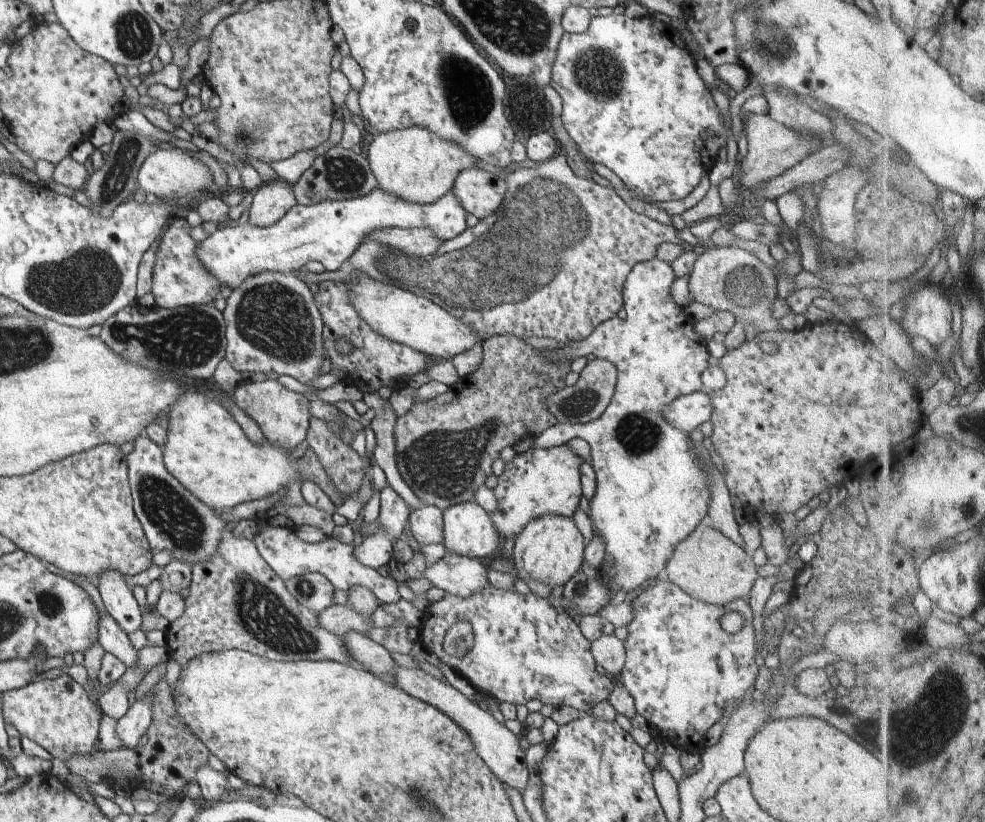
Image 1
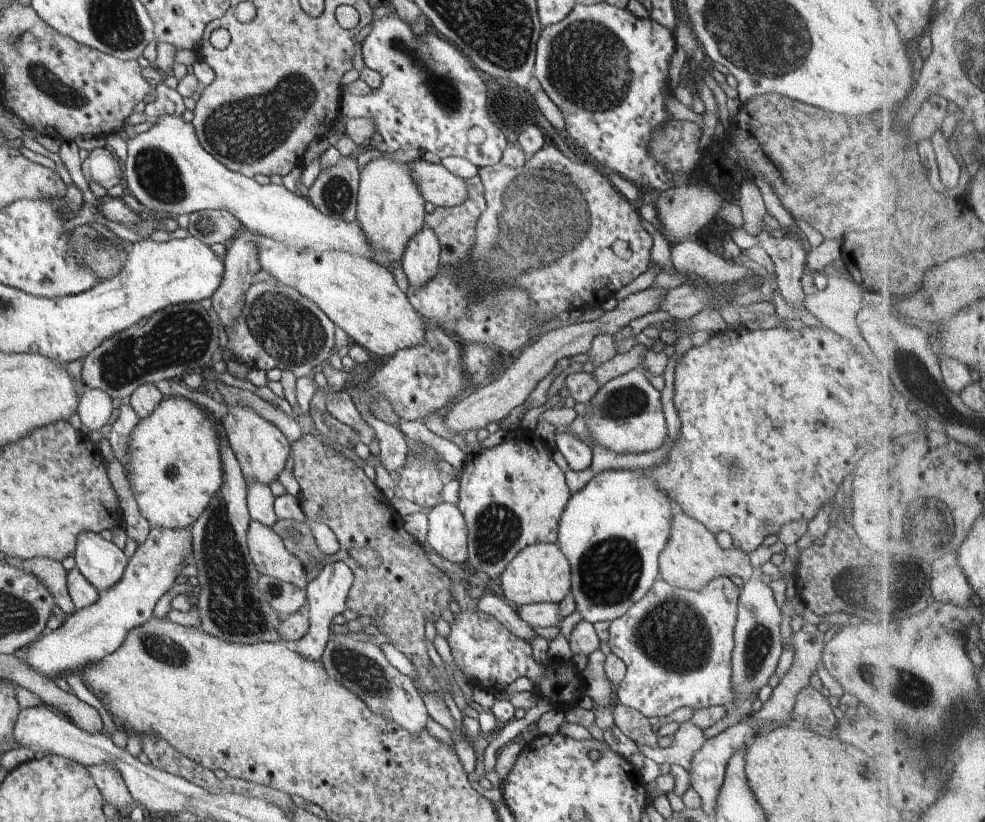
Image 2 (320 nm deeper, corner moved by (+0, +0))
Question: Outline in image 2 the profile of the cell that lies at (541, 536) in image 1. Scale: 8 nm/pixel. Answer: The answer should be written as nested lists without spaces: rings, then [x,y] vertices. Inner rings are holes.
[[[534,543],[521,550],[508,563],[497,581],[501,584],[506,599],[515,605],[558,605],[571,592],[571,566],[556,543]]]

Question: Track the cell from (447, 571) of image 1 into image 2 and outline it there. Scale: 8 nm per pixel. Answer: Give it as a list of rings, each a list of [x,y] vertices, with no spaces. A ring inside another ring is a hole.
[[[487,590],[481,595],[478,601],[478,609],[497,619],[514,636],[524,639],[527,643],[538,636],[532,627],[516,614],[510,604],[491,590]]]

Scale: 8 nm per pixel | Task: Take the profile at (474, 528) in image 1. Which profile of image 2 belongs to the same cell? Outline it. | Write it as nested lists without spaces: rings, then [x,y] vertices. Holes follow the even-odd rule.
[[[445,501],[434,505],[427,514],[427,544],[443,559],[467,562],[467,526],[461,510]]]

